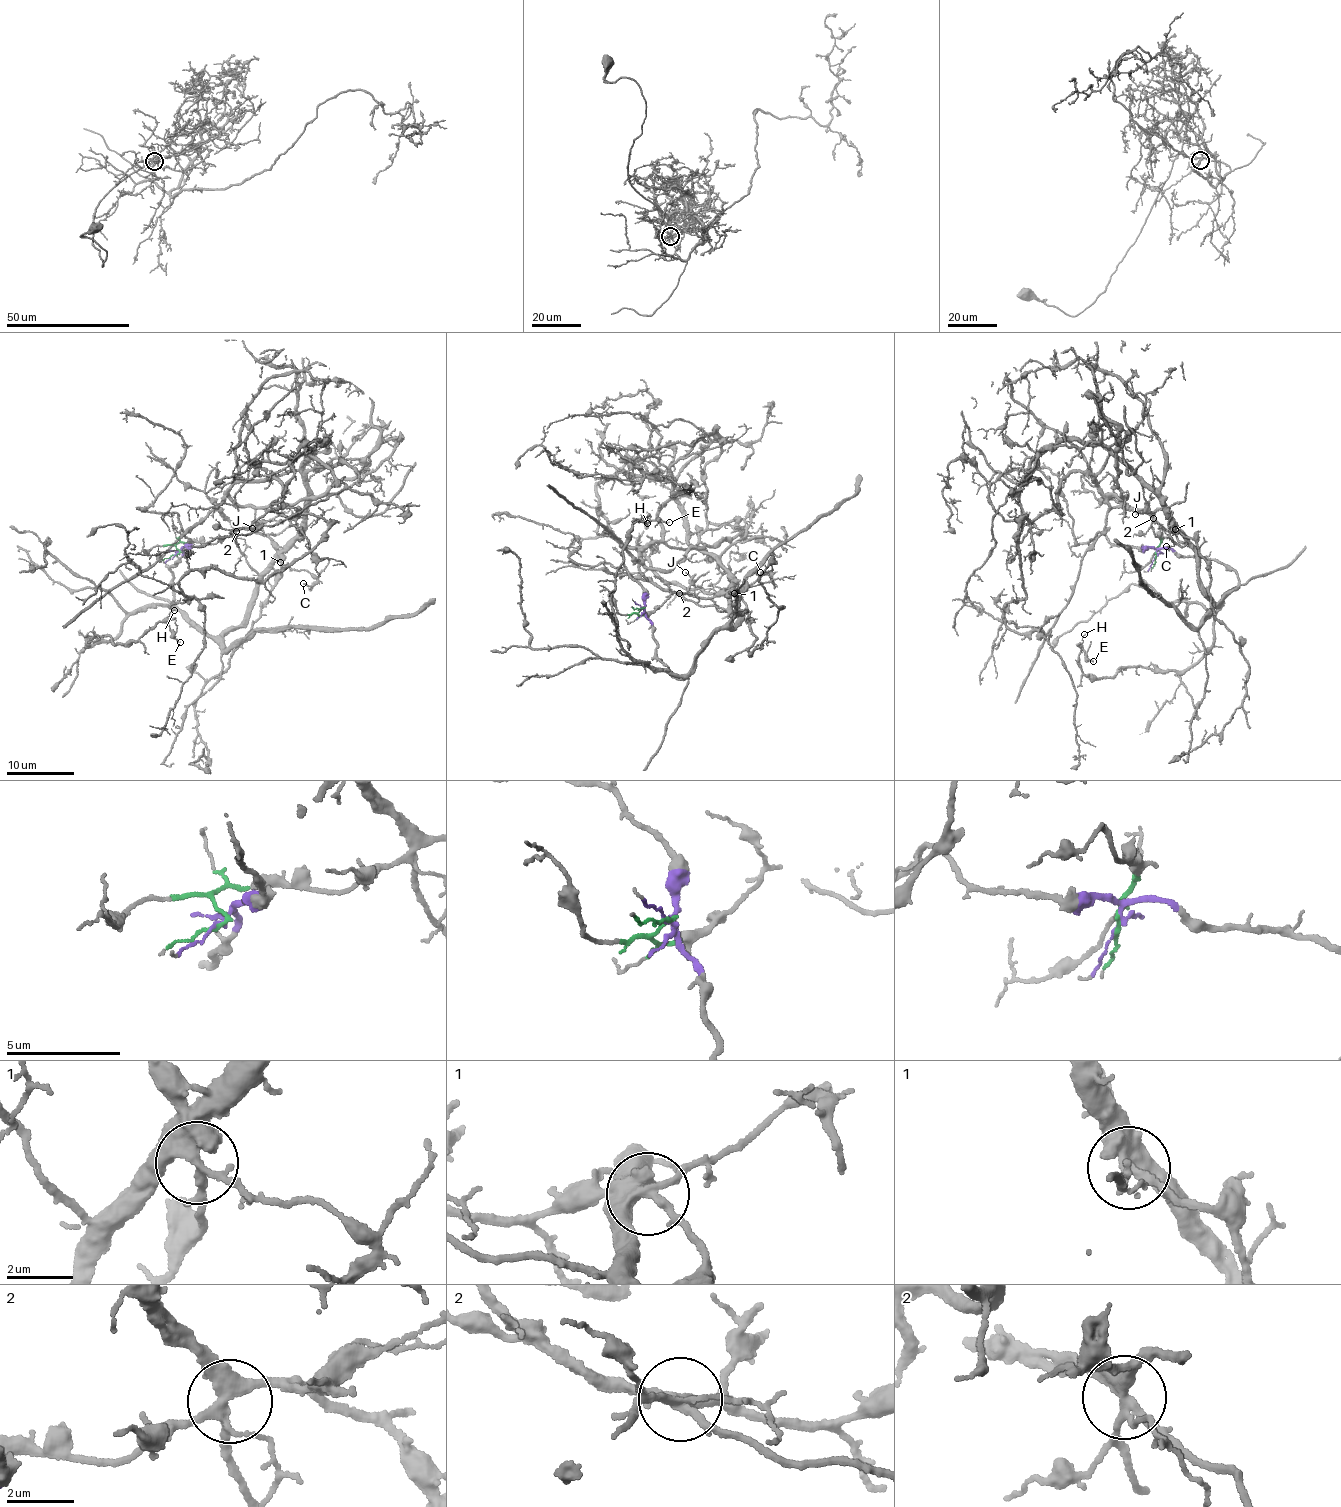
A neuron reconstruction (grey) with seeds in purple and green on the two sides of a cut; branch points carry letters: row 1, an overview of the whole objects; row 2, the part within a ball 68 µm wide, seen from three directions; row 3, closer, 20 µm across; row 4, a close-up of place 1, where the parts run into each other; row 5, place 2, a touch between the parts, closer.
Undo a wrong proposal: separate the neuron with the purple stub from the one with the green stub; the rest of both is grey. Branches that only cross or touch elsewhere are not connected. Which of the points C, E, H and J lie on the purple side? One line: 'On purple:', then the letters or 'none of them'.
On purple: C, E, H

